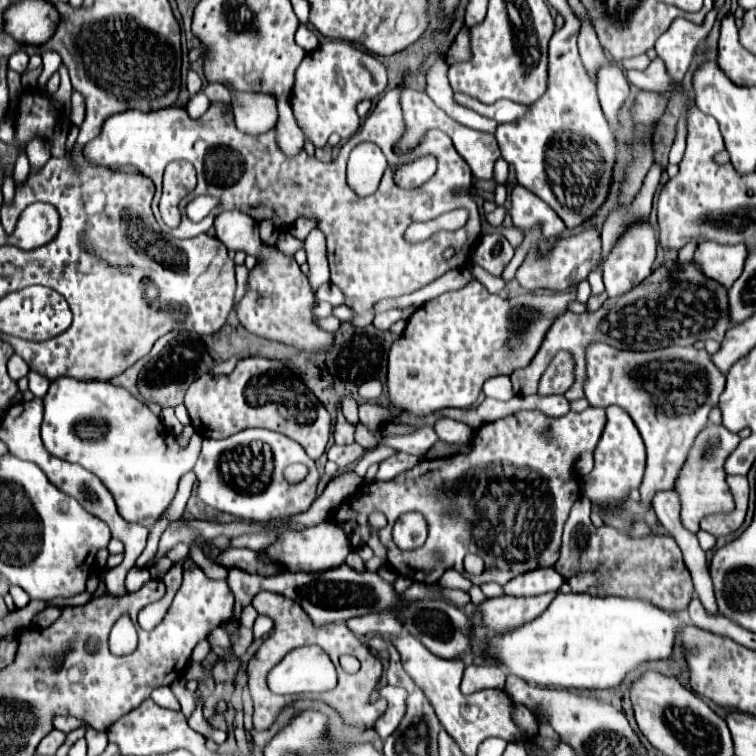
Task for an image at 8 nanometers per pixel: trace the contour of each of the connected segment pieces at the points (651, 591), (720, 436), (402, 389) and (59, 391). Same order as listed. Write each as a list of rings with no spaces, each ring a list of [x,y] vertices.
[[[578,498],[578,502],[574,502],[572,506],[572,512],[564,526],[560,558],[554,568],[564,576],[574,592],[588,592],[592,596],[646,598],[670,612],[686,610],[694,594],[694,588],[690,586],[690,572],[682,560],[678,544],[670,536],[624,536],[622,550],[604,550],[604,546],[600,544],[598,528],[594,528],[594,524],[590,522],[588,498]]]
[[[708,424],[702,434],[698,434],[692,452],[686,460],[686,466],[680,470],[680,478],[676,480],[676,490],[680,494],[682,502],[682,524],[690,532],[698,532],[698,522],[714,512],[730,512],[734,508],[732,494],[726,484],[726,472],[724,472],[724,460],[730,456],[730,452],[738,446],[740,436],[728,432],[722,424],[714,426]]]
[[[472,280],[468,286],[446,292],[424,306],[420,306],[410,318],[404,334],[392,344],[388,356],[388,406],[398,408],[400,412],[426,418],[432,412],[442,408],[474,408],[478,404],[482,386],[492,376],[510,376],[518,368],[526,368],[538,348],[546,330],[554,324],[558,314],[568,310],[568,304],[576,300],[576,288],[562,294],[554,292],[526,292],[516,296],[516,300],[502,300],[492,296],[478,280]]]
[[[56,378],[50,382],[48,394],[44,396],[44,420],[42,420],[42,442],[50,454],[66,462],[74,462],[96,474],[116,500],[118,514],[126,522],[142,524],[150,528],[156,518],[170,506],[176,496],[180,478],[194,468],[202,438],[192,436],[188,448],[180,448],[174,436],[164,428],[164,424],[150,412],[150,408],[136,400],[130,392],[110,384],[110,382],[84,382],[76,378]]]

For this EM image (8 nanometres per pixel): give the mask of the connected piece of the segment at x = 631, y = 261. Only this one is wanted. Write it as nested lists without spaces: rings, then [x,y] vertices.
[[[640,222],[634,224],[624,236],[622,240],[616,244],[616,248],[612,250],[612,254],[608,256],[608,260],[604,262],[602,274],[604,274],[604,286],[610,298],[614,296],[622,296],[626,294],[630,288],[638,286],[640,282],[644,282],[648,278],[648,274],[652,272],[652,264],[656,258],[656,230],[648,224],[648,222]]]

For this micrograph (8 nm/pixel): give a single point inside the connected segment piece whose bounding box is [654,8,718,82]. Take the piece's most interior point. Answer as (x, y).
(676, 46)

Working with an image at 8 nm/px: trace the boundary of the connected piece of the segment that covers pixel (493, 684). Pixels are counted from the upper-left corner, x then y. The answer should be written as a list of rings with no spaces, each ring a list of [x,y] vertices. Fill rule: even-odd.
[[[470,664],[466,666],[464,670],[464,678],[462,678],[462,694],[474,694],[478,690],[484,690],[484,688],[504,688],[506,686],[506,672],[496,668],[496,666],[490,666],[490,664]]]

